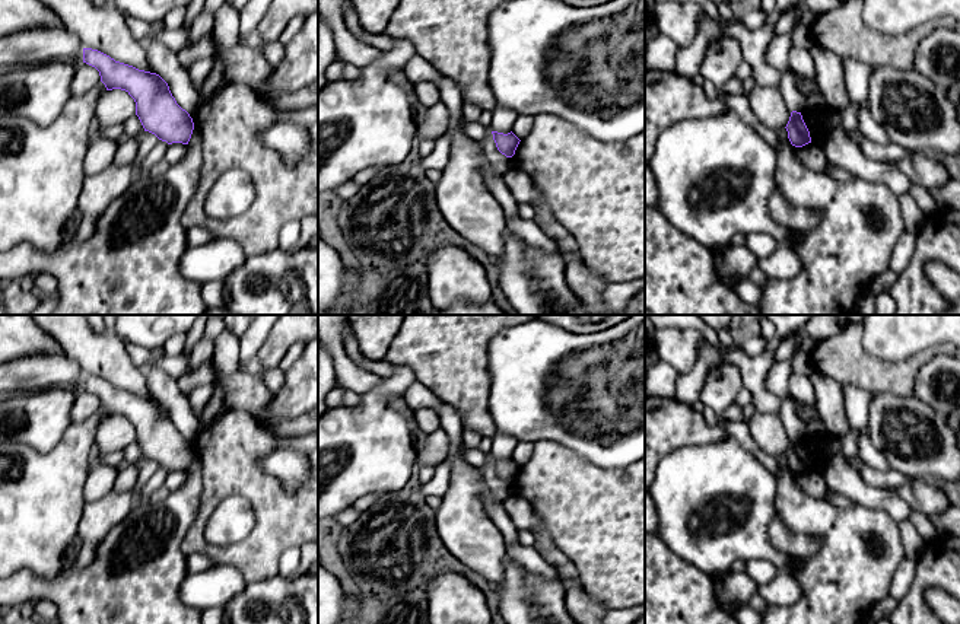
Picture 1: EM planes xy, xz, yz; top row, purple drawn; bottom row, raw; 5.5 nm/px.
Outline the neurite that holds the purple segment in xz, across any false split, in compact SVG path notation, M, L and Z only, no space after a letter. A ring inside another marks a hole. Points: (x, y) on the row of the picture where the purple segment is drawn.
M492 131L498 150L506 157L512 157L519 144L519 139L511 131L508 134Z

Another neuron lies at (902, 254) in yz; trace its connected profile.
M905 230L893 249L889 268L893 270L896 274L900 274L912 260L915 245L916 233Z

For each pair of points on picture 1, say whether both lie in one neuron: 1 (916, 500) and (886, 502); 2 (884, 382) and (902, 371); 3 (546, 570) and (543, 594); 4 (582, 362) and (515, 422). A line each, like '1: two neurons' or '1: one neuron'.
1: two neurons
2: one neuron
3: two neurons
4: one neuron

